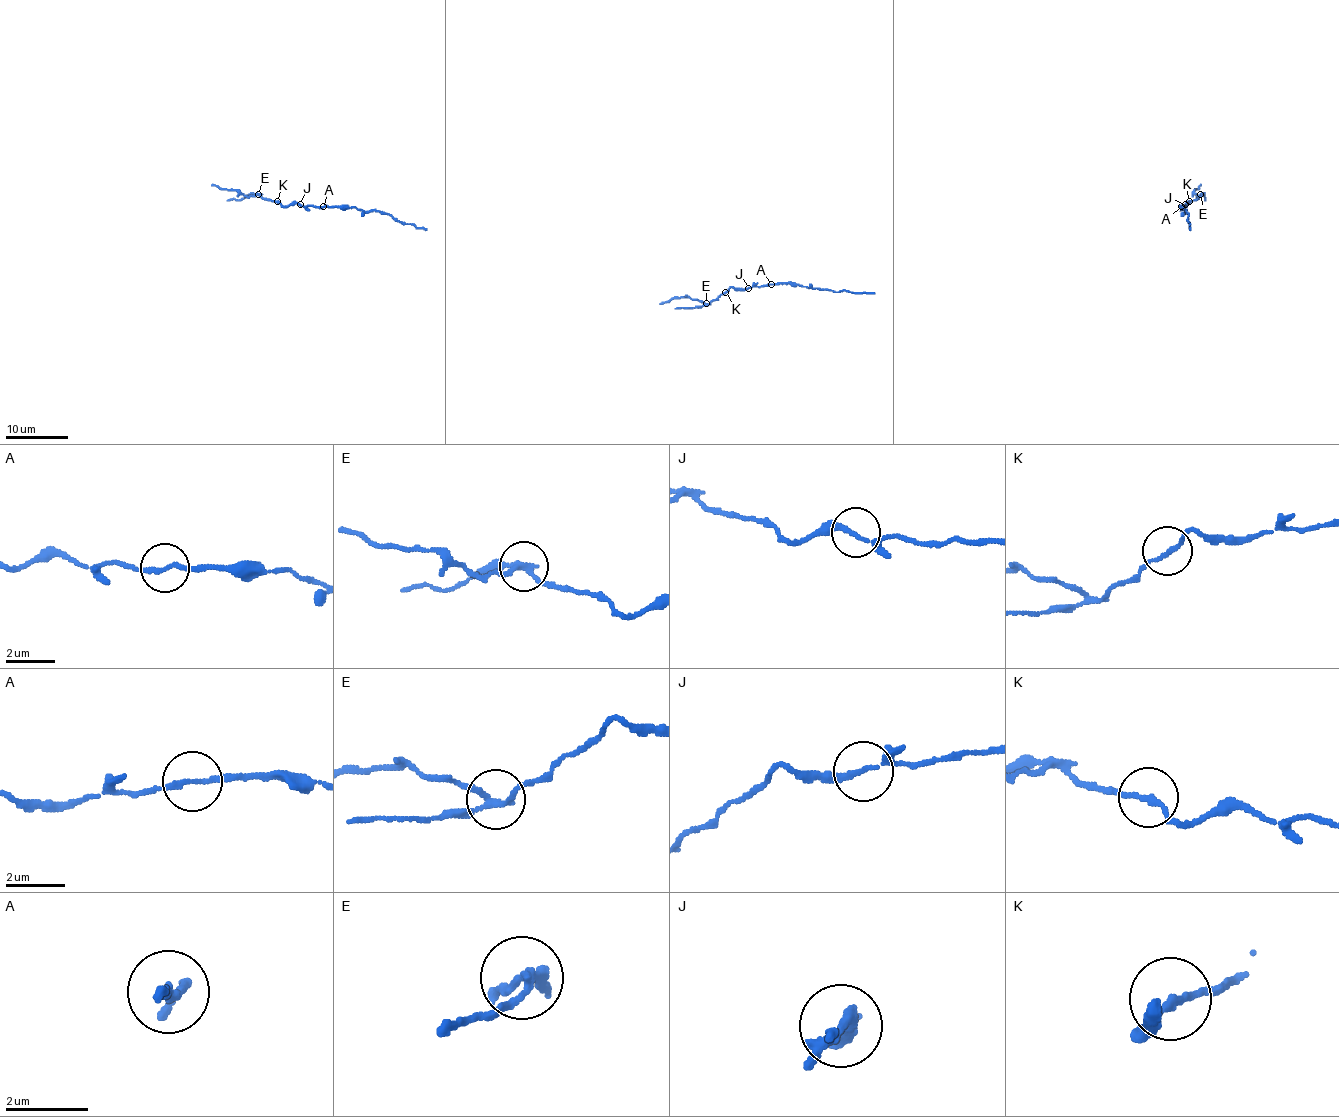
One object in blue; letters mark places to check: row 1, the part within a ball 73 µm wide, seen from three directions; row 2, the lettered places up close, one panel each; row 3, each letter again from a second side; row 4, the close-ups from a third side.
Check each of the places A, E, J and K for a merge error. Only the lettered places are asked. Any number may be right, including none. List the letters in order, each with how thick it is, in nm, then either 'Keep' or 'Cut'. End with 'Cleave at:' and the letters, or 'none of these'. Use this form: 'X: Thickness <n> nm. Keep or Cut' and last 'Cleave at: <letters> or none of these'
A: Thickness 170 nm. Cut
E: Thickness 170 nm. Cut
J: Thickness 150 nm. Keep
K: Thickness 180 nm. Keep
Cleave at: A, E

